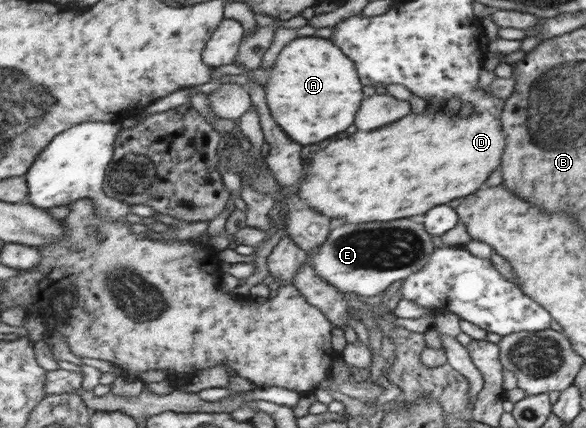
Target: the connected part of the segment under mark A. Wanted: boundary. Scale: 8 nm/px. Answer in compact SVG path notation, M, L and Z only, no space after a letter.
M315 36L295 37L281 50L273 68L267 100L285 136L305 146L319 144L329 136L343 132L353 124L353 116L361 102L361 82L347 56L331 44L330 39Z

